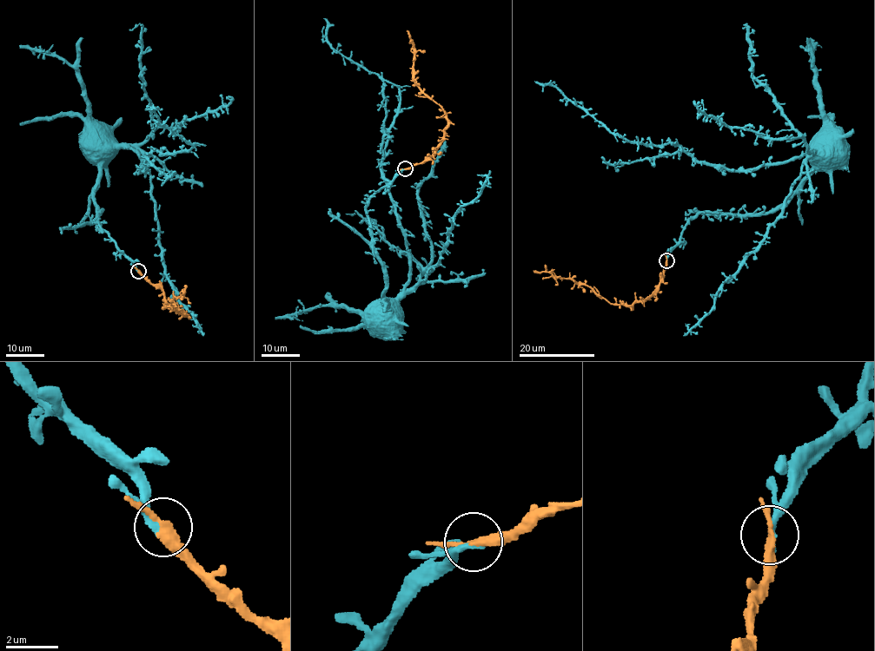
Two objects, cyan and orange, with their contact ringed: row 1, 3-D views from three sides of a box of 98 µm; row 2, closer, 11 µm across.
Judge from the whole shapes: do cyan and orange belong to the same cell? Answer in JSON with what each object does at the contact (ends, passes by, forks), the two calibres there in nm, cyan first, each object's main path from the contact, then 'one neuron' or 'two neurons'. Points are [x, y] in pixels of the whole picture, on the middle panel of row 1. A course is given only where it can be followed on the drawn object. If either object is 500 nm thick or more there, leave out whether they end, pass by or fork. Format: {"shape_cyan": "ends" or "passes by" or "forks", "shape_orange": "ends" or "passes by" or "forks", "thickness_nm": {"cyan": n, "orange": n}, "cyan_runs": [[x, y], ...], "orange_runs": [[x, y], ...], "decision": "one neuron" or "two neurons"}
{"shape_cyan": "ends", "shape_orange": "passes by", "thickness_nm": {"cyan": 320, "orange": 280}, "cyan_runs": [[405, 169], [370, 198], [366, 210], [373, 253], [381, 264], [386, 283], [386, 318], [381, 307]], "orange_runs": [[405, 169], [431, 157], [447, 125], [446, 113], [414, 78], [413, 44], [407, 30]], "decision": "one neuron"}

